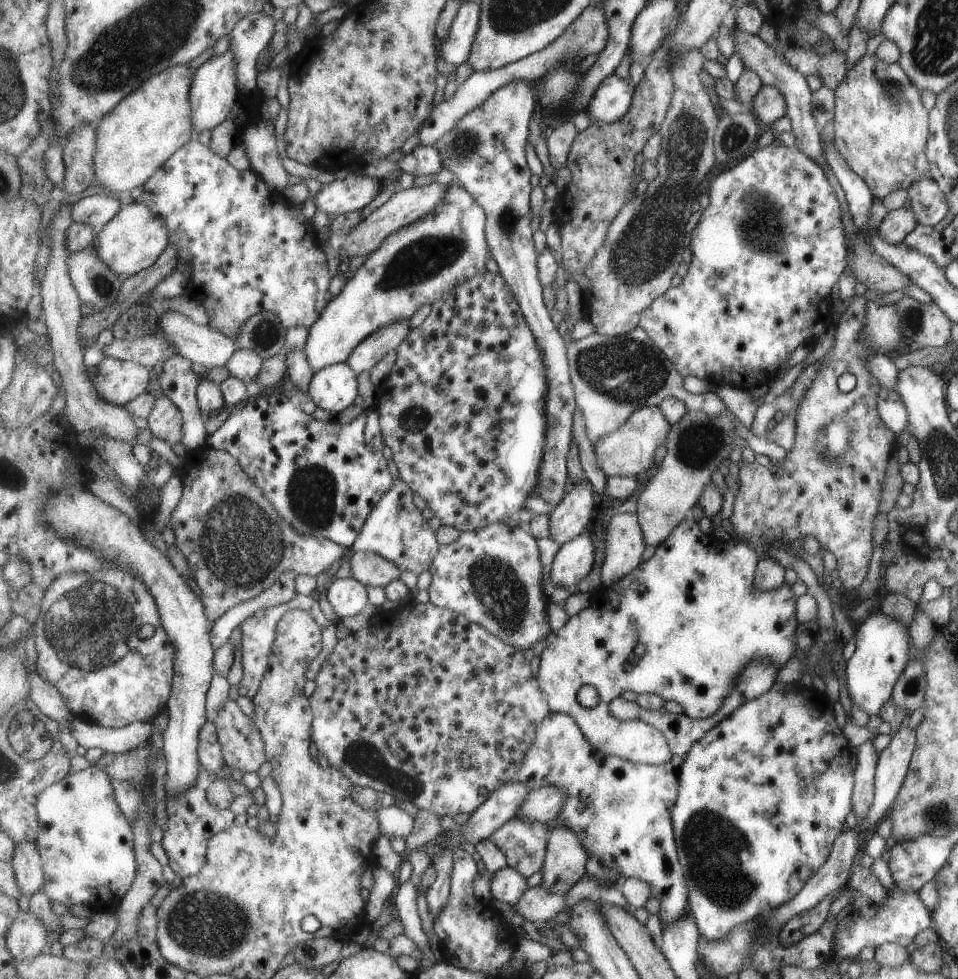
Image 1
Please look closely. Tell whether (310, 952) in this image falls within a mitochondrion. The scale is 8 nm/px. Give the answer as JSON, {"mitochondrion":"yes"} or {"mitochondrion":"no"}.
{"mitochondrion":"yes"}

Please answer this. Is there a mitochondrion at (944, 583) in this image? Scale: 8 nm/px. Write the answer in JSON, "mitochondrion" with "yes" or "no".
{"mitochondrion":"no"}

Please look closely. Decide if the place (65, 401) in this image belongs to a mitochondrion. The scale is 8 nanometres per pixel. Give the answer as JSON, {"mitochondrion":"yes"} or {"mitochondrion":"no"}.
{"mitochondrion":"no"}

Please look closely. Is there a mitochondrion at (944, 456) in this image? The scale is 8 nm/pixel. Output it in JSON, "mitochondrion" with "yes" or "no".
{"mitochondrion":"yes"}

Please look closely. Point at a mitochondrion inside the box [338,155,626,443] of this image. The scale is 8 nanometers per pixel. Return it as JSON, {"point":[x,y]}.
{"point":[425,259]}

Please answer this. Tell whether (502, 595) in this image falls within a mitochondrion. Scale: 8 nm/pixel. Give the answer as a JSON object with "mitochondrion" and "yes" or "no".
{"mitochondrion":"yes"}

